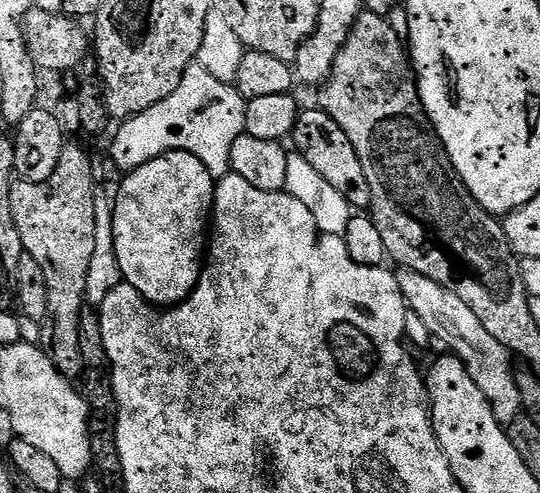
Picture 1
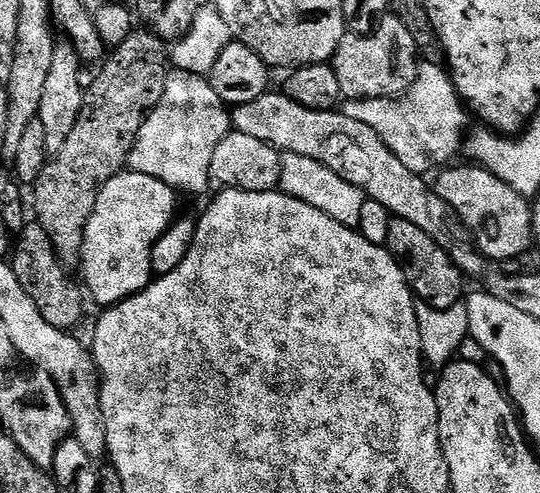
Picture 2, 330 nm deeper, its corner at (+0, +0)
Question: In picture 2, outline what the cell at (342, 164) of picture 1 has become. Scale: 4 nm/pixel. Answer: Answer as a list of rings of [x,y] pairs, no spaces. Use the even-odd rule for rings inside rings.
[[[393,218],[390,222],[390,234],[386,247],[388,253],[398,262],[416,300],[434,306],[434,310],[446,310],[465,299],[466,277],[464,273],[458,270],[458,266],[454,266],[448,251],[434,238],[430,238],[426,230],[414,226],[414,222]]]

